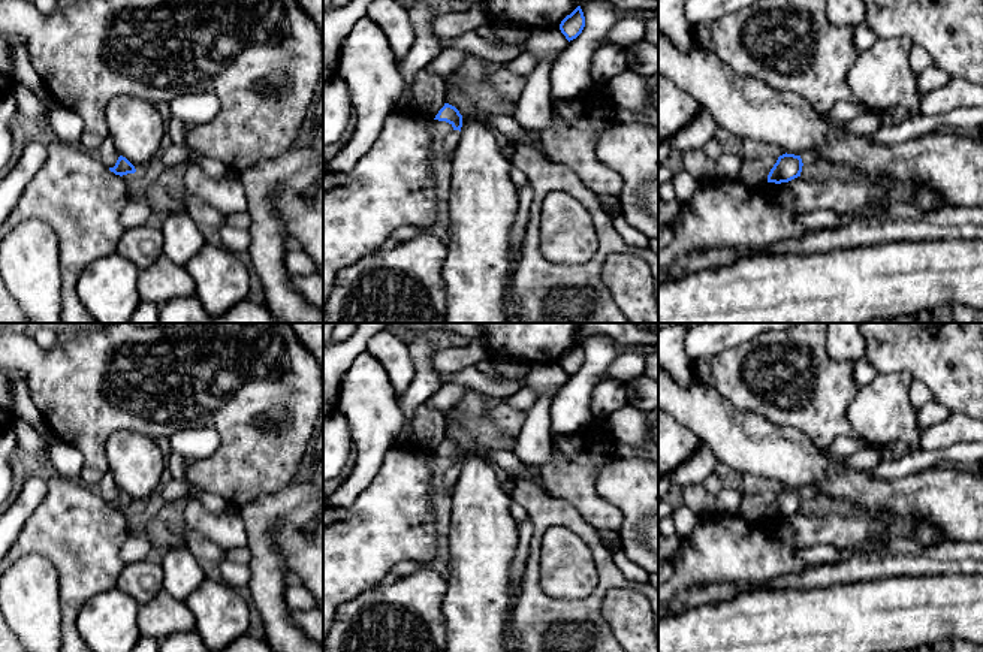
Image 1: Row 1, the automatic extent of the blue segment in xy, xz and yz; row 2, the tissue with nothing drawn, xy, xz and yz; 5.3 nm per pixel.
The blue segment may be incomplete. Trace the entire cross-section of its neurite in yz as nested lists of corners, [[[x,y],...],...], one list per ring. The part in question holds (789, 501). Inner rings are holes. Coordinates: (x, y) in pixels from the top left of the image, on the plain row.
[[[808,485],[800,490],[786,488],[778,492],[777,498],[771,504],[768,510],[768,517],[775,517],[775,519],[788,517],[800,511],[803,499],[814,499],[818,496],[818,493],[820,489],[817,485]]]

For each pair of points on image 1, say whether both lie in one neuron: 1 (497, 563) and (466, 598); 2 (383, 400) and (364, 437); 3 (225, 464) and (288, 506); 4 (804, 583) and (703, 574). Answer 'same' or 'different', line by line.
1: same
2: same
3: different
4: different

